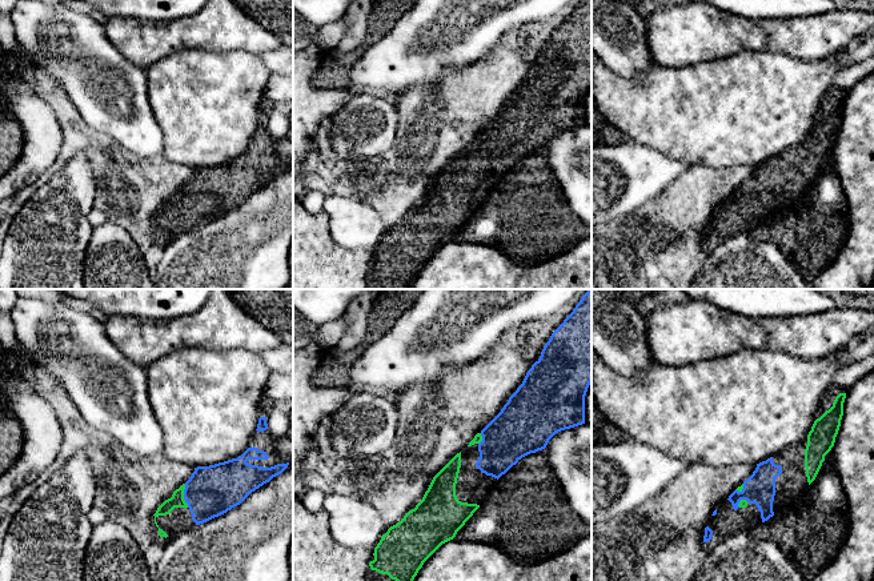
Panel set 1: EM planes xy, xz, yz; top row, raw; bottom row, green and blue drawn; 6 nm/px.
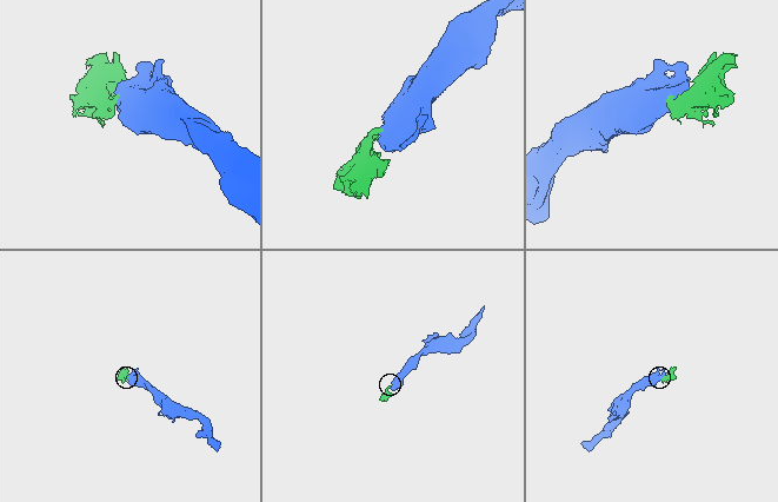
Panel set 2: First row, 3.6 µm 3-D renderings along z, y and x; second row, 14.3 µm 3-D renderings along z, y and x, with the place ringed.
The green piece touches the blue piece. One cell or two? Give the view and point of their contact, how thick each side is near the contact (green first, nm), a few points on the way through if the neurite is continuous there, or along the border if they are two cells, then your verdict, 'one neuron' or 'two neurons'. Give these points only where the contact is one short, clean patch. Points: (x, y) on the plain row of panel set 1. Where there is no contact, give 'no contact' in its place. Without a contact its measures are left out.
contact xy (183, 197); calibres 80 and 300 nm; way xy (177, 201), (183, 197), (212, 192); one neuron

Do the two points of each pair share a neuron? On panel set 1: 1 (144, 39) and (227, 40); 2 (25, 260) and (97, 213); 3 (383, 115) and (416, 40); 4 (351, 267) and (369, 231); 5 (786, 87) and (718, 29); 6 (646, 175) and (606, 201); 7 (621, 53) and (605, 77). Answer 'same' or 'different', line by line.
1: same
2: different
3: different
4: different
5: different
6: same
7: different

